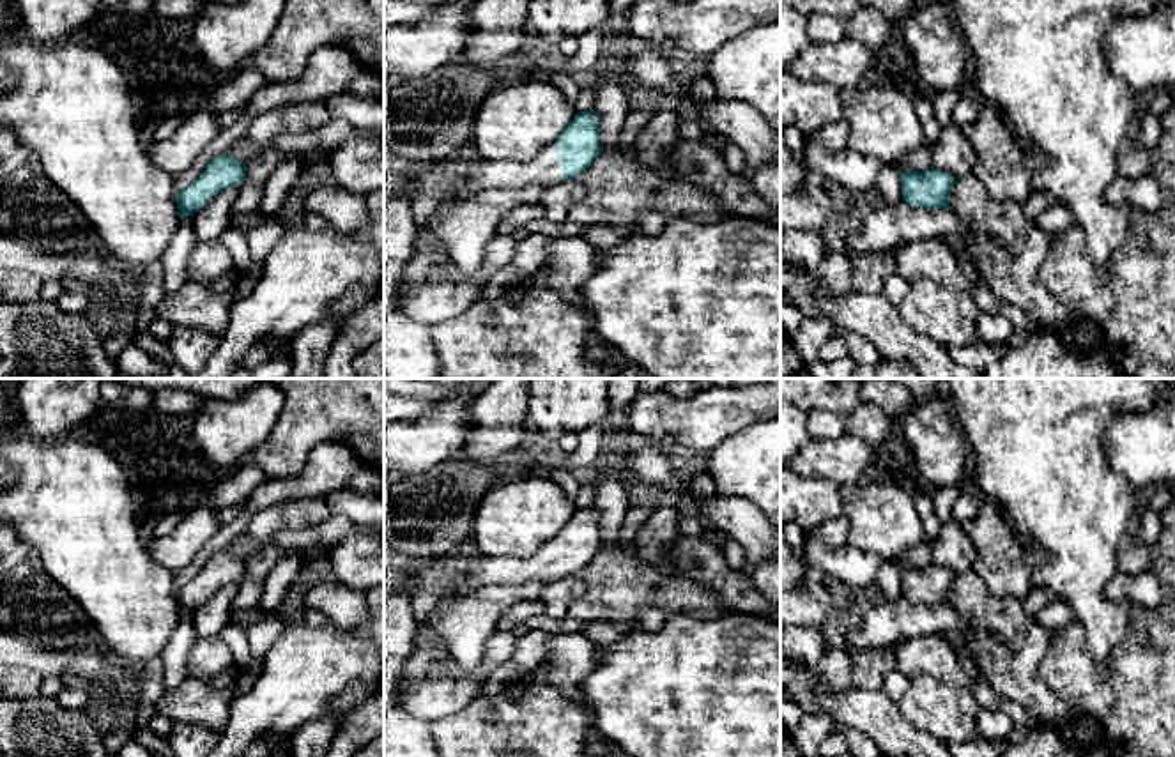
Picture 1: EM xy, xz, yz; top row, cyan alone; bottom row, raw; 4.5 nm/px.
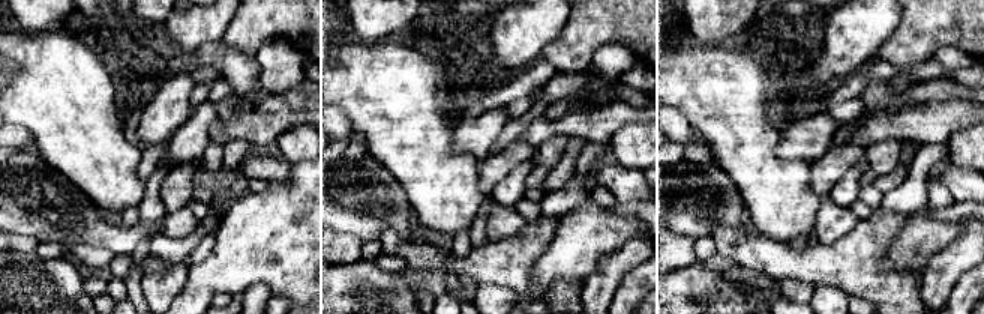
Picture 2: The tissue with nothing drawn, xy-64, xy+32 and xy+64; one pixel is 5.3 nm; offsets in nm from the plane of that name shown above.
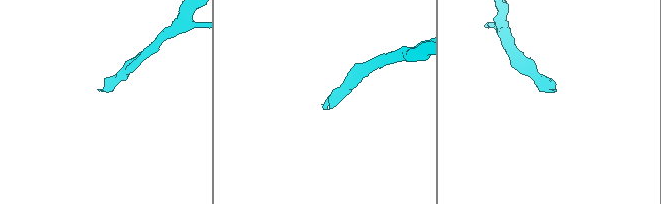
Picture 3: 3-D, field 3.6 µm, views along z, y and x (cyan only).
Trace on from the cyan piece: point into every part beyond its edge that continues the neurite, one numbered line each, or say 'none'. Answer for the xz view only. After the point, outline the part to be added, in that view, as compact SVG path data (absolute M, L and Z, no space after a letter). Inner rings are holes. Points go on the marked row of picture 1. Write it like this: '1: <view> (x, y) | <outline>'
1: xz (445, 179) | M550 141L538 156L524 163L481 156L434 161L402 186L391 186L384 179L384 200L402 198L412 203L418 196L430 195L441 205L449 198L472 200L487 189L517 191L527 186L550 187L561 182L557 143Z

